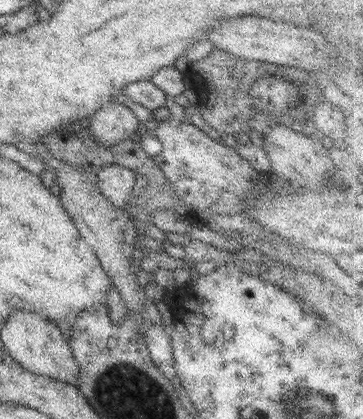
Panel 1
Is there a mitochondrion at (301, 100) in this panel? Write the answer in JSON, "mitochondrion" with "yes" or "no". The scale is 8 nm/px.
{"mitochondrion":"no"}

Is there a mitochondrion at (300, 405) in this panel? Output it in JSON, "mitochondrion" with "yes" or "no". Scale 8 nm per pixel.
{"mitochondrion":"yes"}

